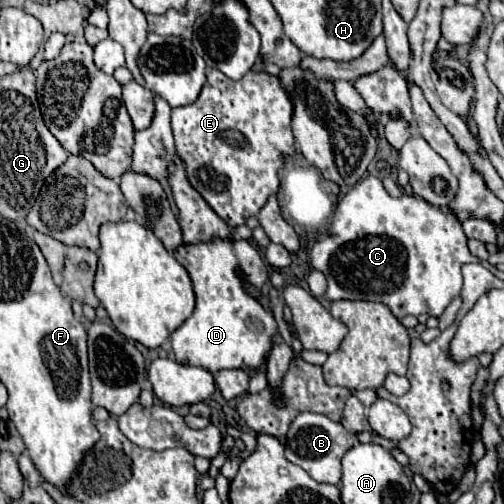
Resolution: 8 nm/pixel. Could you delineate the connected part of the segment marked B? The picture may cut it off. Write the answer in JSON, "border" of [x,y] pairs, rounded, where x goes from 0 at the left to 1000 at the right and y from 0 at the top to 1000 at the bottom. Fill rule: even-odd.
{"border":[[[603,815],[587,823],[567,863],[567,911],[591,927],[599,927],[623,954],[631,958],[675,958],[675,911],[702,883],[698,863],[667,835],[651,831],[635,819]]]}

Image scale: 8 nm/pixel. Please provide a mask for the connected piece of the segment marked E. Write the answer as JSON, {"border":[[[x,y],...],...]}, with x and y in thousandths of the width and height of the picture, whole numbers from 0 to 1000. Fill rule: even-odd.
{"border":[[[421,137],[393,196],[377,208],[341,216],[349,300],[369,323],[373,359],[456,450],[484,446],[488,435],[508,427],[524,411],[532,391],[552,379],[552,335],[560,331],[563,308],[579,308],[583,300],[575,236],[579,204],[556,173],[552,153],[508,141],[492,141],[476,161],[460,161],[440,141]]]}

